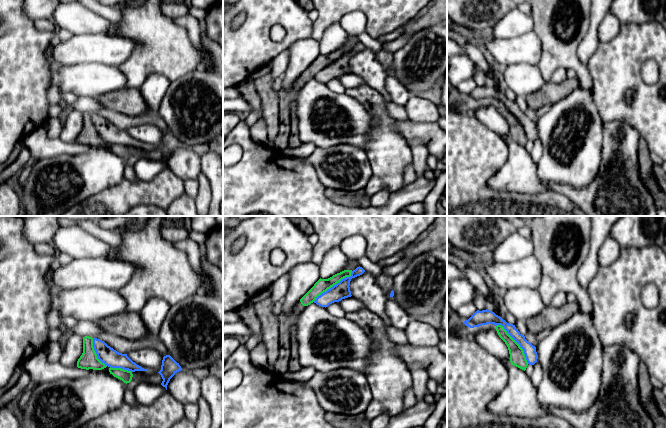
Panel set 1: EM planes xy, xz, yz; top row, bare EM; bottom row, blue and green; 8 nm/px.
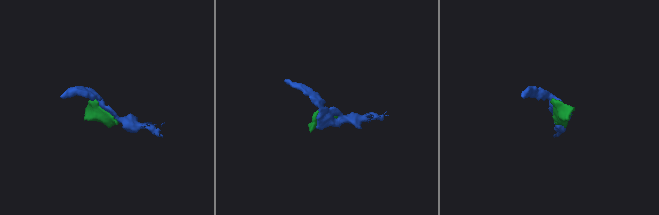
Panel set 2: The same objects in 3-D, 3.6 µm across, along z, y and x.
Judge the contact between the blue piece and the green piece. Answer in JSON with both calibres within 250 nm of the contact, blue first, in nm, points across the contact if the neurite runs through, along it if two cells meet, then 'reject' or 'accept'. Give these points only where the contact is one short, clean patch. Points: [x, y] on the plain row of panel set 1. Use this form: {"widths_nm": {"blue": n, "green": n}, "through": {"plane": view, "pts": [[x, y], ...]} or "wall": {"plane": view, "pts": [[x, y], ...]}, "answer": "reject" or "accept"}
{"widths_nm": {"blue": 100, "green": 130}, "answer": "reject"}

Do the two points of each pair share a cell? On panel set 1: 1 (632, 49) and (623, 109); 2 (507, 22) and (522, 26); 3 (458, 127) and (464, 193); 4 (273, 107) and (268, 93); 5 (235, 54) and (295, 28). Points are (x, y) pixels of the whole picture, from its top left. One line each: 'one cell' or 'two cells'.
1: one cell
2: one cell
3: one cell
4: one cell
5: one cell

